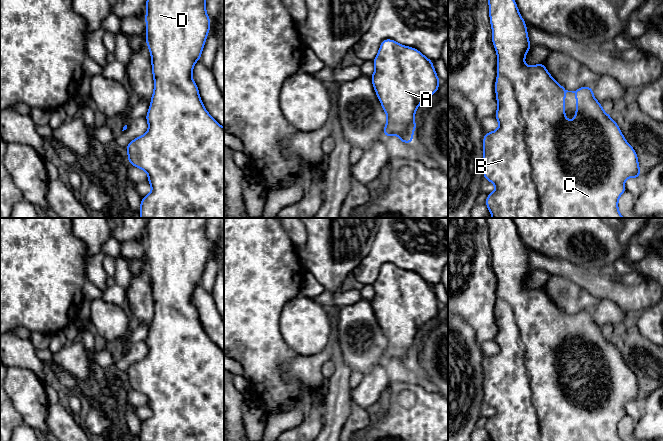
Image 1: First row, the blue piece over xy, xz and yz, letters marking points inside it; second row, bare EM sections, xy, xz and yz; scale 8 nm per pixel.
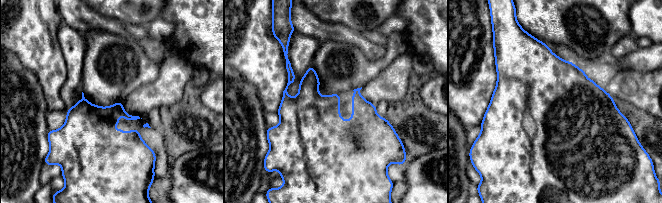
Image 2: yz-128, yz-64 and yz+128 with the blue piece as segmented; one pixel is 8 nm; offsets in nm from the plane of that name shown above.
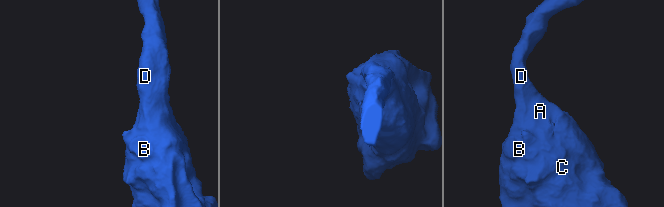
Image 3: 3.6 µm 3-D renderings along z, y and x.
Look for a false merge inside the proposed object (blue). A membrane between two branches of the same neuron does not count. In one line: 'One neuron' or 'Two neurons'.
One neuron

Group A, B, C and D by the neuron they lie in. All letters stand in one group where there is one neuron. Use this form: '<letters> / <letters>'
A B C D

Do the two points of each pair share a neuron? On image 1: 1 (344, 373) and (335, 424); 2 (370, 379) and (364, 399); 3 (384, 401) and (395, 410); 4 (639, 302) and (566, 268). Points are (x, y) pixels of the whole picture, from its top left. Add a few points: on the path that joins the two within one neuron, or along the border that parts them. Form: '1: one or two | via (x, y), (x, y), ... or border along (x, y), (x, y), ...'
1: one | via (339, 386), (337, 411)
2: one | via (370, 384), (370, 389), (366, 394)
3: two | border along (389, 386), (389, 409), (383, 415), (373, 418)
4: one | via (621, 293), (584, 279)

